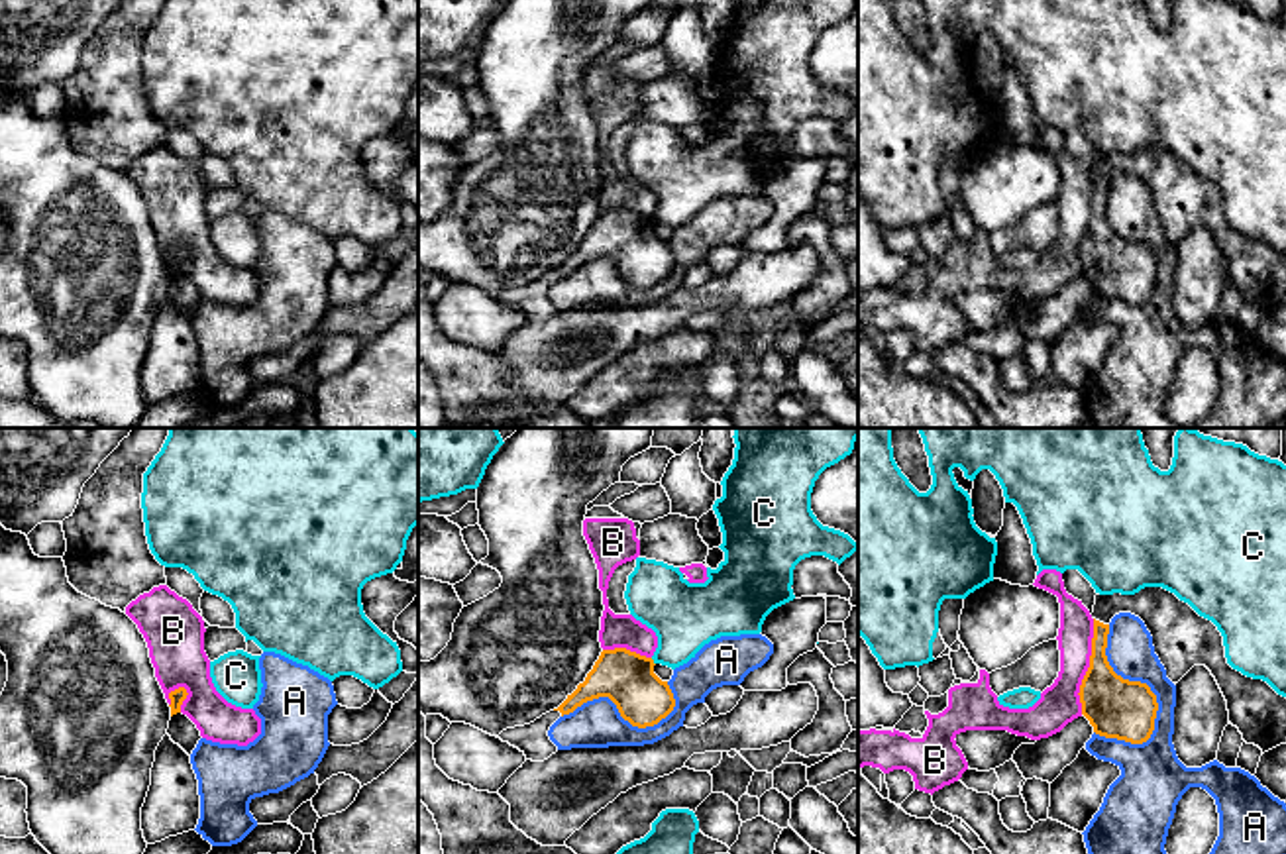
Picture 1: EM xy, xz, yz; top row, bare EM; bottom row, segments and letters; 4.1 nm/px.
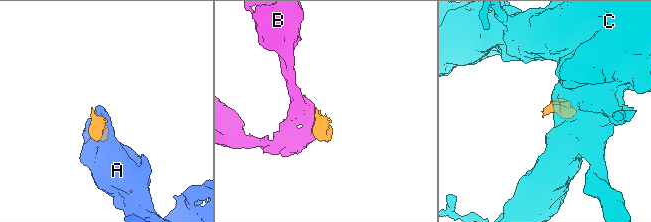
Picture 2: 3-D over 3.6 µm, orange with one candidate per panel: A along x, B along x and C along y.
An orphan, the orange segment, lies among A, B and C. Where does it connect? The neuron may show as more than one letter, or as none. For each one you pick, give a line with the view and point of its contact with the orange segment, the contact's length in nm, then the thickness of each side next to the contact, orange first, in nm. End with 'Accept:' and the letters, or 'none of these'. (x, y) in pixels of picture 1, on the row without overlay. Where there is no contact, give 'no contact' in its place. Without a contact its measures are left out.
Accept: none of these

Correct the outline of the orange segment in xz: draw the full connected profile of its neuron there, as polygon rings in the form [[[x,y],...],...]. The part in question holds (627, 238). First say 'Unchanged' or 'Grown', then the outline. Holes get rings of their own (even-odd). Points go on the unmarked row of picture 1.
Grown. [[[626,208],[603,210],[585,241],[558,269],[530,285],[507,289],[499,298],[518,308],[526,320],[544,322],[558,312],[548,296],[550,287],[599,257],[609,257],[632,287],[654,287],[675,267],[668,241],[654,234],[654,226],[652,218]]]

